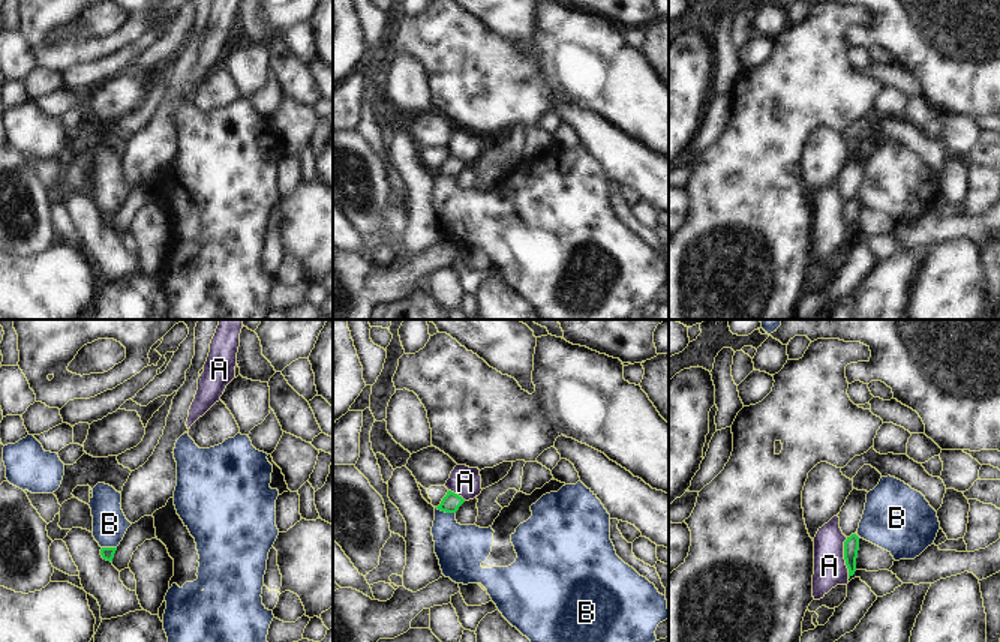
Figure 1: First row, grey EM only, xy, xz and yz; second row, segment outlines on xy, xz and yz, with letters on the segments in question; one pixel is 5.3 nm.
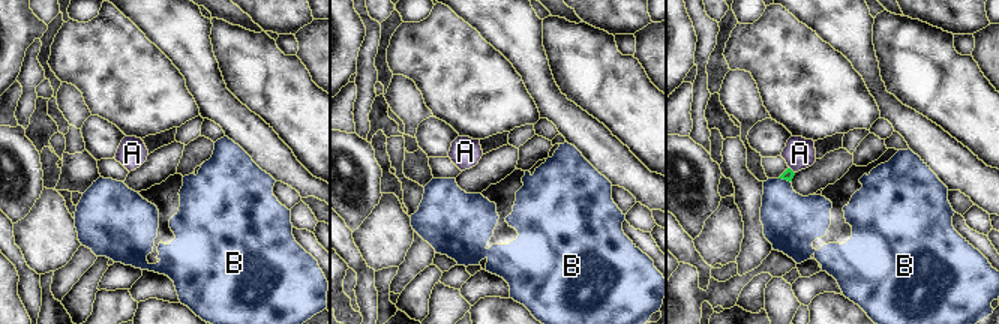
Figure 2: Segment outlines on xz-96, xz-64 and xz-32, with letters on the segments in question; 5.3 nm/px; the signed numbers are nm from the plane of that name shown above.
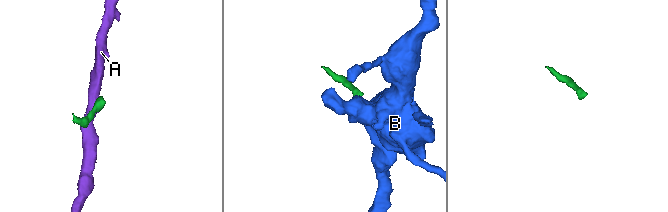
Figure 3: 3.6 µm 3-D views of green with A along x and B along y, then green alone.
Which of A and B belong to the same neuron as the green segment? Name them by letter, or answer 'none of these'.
none of these

